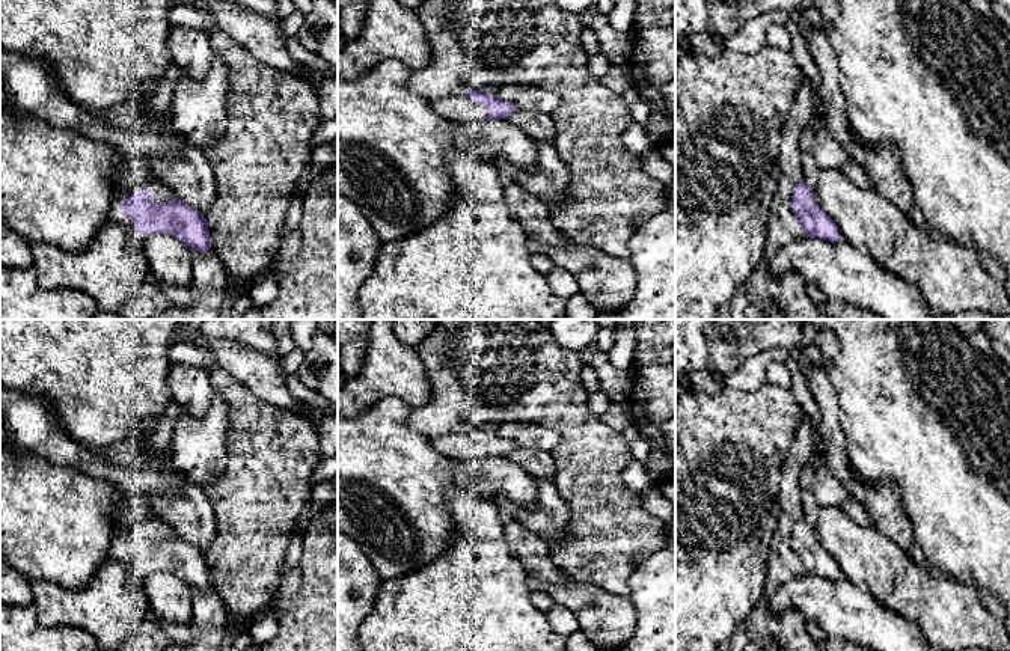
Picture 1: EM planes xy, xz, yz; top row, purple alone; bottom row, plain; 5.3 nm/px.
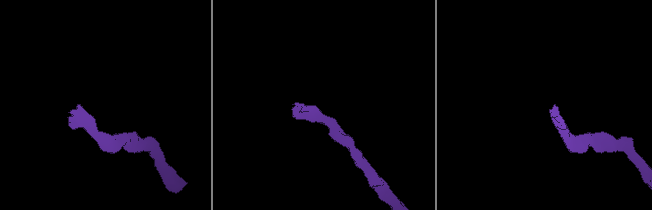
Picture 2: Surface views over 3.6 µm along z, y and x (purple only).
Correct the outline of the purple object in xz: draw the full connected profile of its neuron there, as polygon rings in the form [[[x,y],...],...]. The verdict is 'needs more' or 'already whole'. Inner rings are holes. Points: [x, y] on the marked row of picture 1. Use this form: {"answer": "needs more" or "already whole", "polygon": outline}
{"answer": "needs more", "polygon": [[[478,89],[469,90],[461,96],[434,99],[431,107],[440,116],[458,124],[508,119],[519,110],[513,101],[503,101]]]}

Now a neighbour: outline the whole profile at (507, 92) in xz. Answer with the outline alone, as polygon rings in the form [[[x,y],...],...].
[[[522,83],[500,86],[496,96],[503,101],[513,101],[519,110],[534,113],[550,115],[561,104],[561,98],[555,92]]]

